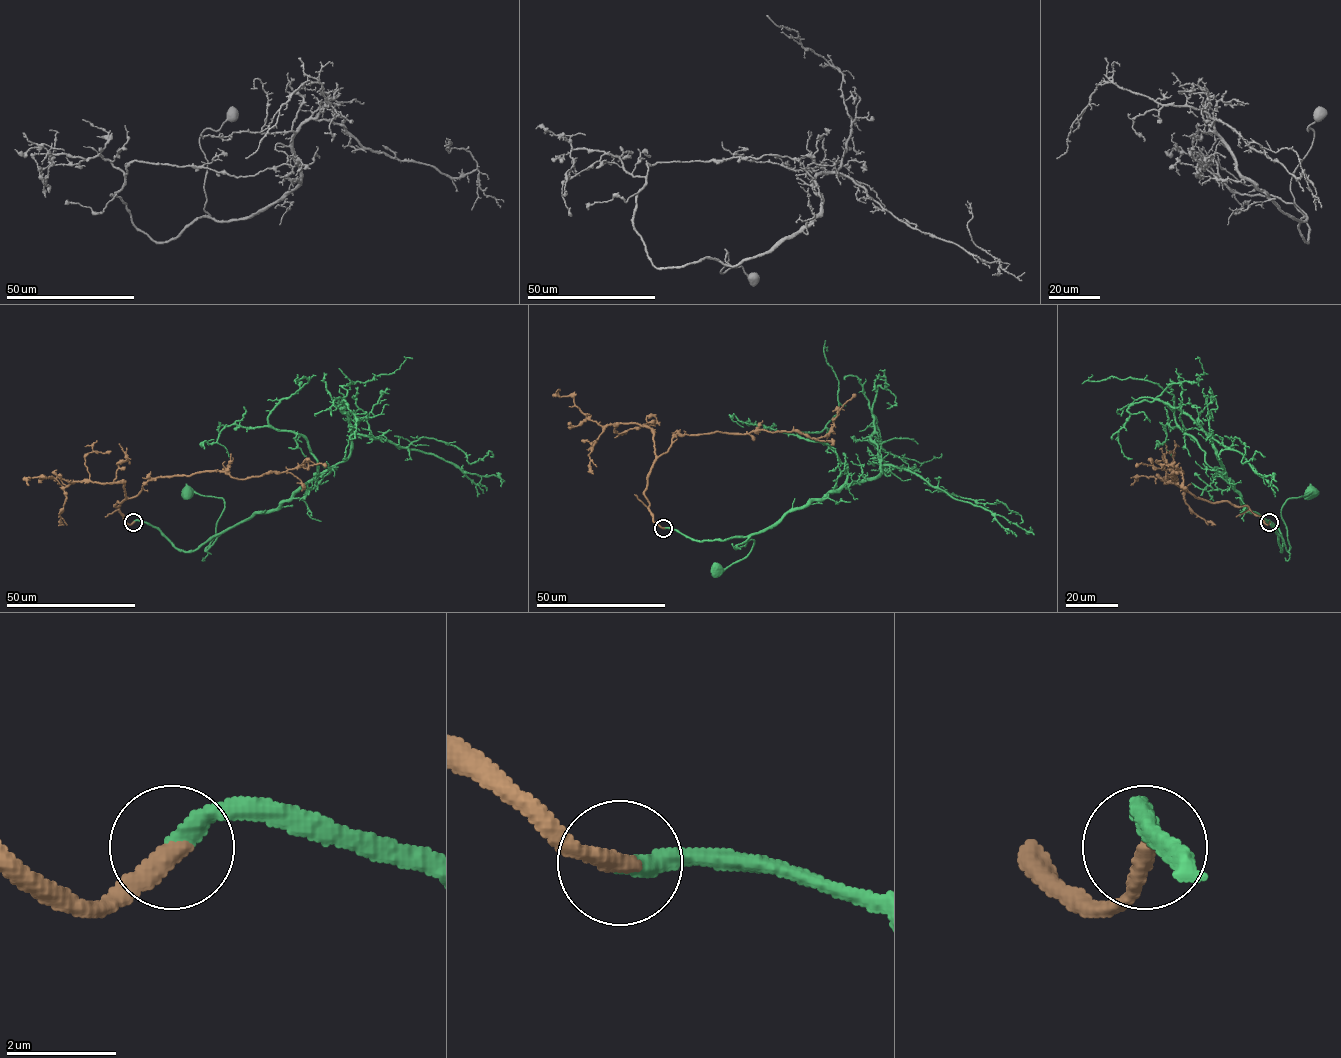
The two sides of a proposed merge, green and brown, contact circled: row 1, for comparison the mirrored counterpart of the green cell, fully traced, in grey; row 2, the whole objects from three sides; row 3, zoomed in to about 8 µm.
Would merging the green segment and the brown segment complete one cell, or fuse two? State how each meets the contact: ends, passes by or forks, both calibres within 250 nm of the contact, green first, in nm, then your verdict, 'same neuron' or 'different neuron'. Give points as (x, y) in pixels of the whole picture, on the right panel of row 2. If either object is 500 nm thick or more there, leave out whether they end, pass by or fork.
green ends there; brown ends there; 340 nm thick on the green side, 380 nm on the other; same neuron

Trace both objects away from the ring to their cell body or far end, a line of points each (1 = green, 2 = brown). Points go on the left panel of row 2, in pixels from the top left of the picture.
1: (133, 522), (147, 522), (185, 551), (195, 550), (219, 535), (205, 550), (214, 536), (224, 500), (186, 491)
2: (133, 522), (129, 524), (114, 505), (159, 477), (219, 471), (240, 479), (304, 464), (325, 466)

